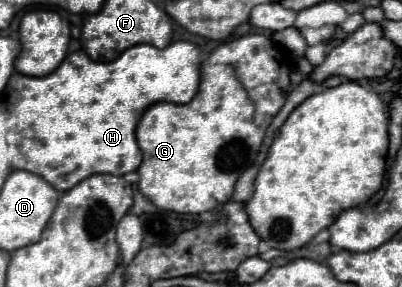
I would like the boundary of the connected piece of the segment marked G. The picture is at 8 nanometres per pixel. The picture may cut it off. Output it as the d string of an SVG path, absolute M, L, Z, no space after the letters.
M251 32L236 37L234 40L230 40L230 42L220 44L220 46L208 56L208 60L202 62L200 90L198 90L198 94L196 94L188 104L154 104L154 106L150 106L150 108L142 114L142 118L140 118L140 122L138 122L136 128L137 143L142 154L144 154L142 164L140 164L140 168L136 170L138 176L140 176L140 180L138 180L138 190L140 190L158 210L176 212L176 214L202 214L202 212L214 210L214 208L220 206L220 204L230 202L230 200L232 200L234 186L236 186L240 174L242 174L248 166L252 166L252 164L256 162L256 156L258 156L258 152L260 152L262 140L264 140L264 136L266 136L266 130L268 130L272 118L274 118L274 116L278 114L278 110L282 108L282 104L284 104L284 100L286 100L286 94L288 94L290 90L292 90L292 86L290 86L290 68L288 68L288 64L284 62L280 50L278 50L278 48L274 46L274 42L270 40L270 36Z

